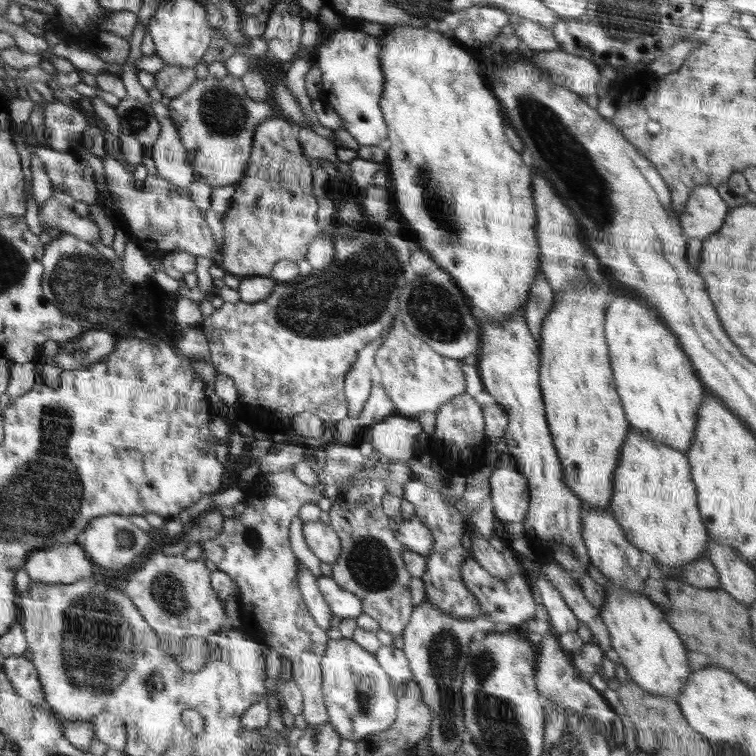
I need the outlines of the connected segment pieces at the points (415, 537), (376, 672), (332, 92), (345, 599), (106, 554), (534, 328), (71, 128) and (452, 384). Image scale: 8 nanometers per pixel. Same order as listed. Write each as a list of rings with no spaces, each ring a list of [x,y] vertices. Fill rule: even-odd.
[[[418,518],[405,519],[399,524],[398,531],[394,532],[395,538],[404,546],[405,550],[412,550],[416,554],[430,555],[434,538],[430,530]]]
[[[351,638],[329,639],[321,660],[321,673],[321,690],[329,714],[329,723],[334,726],[342,739],[356,743],[361,738],[368,737],[371,734],[382,733],[394,724],[399,700],[395,695],[396,688],[392,685],[390,676],[379,665],[373,652],[364,650]]]
[[[353,27],[338,30],[318,48],[314,59],[322,73],[318,94],[322,106],[338,113],[344,130],[350,132],[360,146],[378,145],[386,139],[387,126],[379,105],[385,78],[380,69],[378,37]]]
[[[322,575],[317,578],[317,585],[334,616],[340,619],[356,618],[363,613],[360,598],[336,584],[332,577]]]
[[[109,514],[90,519],[80,535],[80,546],[87,556],[99,564],[99,570],[110,568],[110,570],[124,570],[128,564],[134,566],[134,558],[138,558],[150,544],[150,536],[144,530],[136,527],[130,522],[128,516],[120,514]]]
[[[540,270],[536,273],[534,282],[530,285],[528,298],[525,304],[525,321],[529,326],[529,331],[535,338],[539,346],[539,338],[541,337],[540,329],[542,321],[548,311],[552,308],[554,295],[549,282]]]
[[[56,100],[53,103],[47,103],[45,106],[45,142],[50,148],[57,151],[69,152],[80,146],[83,131],[88,127],[86,116],[82,115],[73,106],[68,106],[62,101]]]
[[[400,320],[393,322],[391,331],[375,354],[375,365],[380,369],[380,382],[401,417],[417,419],[423,412],[436,411],[464,394],[466,379],[461,364],[453,358],[434,352],[422,339],[410,334]]]

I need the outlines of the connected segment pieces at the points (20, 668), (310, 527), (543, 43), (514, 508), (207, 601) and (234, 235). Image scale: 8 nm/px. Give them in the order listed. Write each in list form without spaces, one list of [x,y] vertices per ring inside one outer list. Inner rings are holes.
[[[7,656],[4,659],[3,670],[22,698],[45,705],[44,691],[32,661],[23,656]]]
[[[321,520],[316,522],[304,521],[303,534],[308,548],[321,562],[330,565],[336,562],[342,546],[331,525],[325,524]]]
[[[509,14],[509,24],[515,28],[522,42],[522,48],[532,51],[554,51],[560,49],[560,43],[546,27],[517,14]]]
[[[496,468],[490,476],[489,498],[500,522],[522,522],[526,518],[530,491],[526,478],[512,468]]]
[[[153,554],[147,557],[146,562],[122,584],[124,593],[130,597],[135,607],[140,611],[144,620],[152,627],[159,638],[159,646],[168,654],[181,654],[183,640],[188,636],[210,636],[218,632],[222,626],[232,626],[227,620],[222,603],[210,585],[210,570],[204,564],[205,559],[187,559],[182,554]]]
[[[282,115],[261,122],[254,133],[251,155],[242,180],[238,182],[229,209],[223,217],[224,242],[220,266],[226,273],[238,278],[270,276],[274,265],[283,258],[300,262],[308,252],[310,243],[322,233],[316,221],[318,200],[312,192],[312,169],[303,153],[296,129]]]

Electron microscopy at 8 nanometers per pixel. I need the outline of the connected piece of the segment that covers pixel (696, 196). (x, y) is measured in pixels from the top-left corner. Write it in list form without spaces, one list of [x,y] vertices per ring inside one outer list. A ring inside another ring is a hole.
[[[700,185],[694,187],[684,212],[680,214],[682,236],[701,241],[714,234],[729,213],[730,208],[720,197],[717,187]]]

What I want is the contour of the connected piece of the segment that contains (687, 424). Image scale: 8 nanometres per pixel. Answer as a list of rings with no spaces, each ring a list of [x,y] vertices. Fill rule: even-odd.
[[[630,296],[609,300],[604,330],[616,392],[630,428],[648,440],[686,453],[692,446],[698,408],[706,394],[676,335],[656,311]]]

